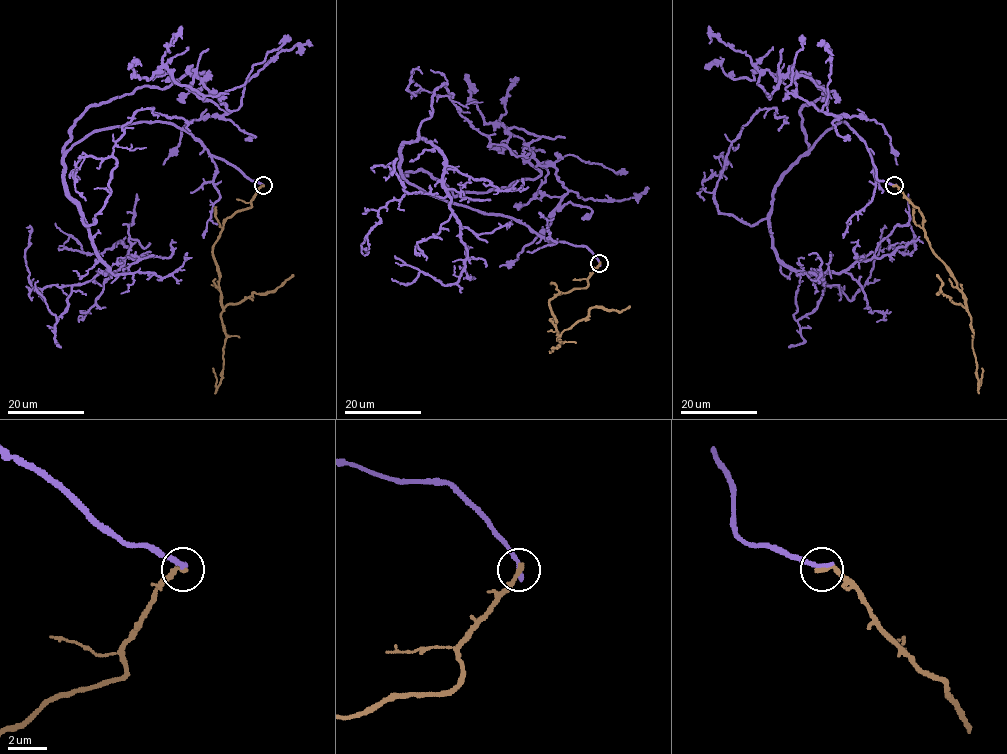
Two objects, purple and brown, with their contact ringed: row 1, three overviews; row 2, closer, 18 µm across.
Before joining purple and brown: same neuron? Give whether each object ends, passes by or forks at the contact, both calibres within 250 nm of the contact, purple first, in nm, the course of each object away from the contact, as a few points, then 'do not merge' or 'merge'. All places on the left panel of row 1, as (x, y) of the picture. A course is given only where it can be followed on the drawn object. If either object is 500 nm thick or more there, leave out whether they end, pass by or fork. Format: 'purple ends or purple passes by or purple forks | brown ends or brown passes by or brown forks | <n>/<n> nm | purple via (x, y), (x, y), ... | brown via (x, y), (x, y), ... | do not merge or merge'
purple ends | brown ends | 260/260 nm | purple via (262, 185), (165, 123), (64, 145), (90, 106), (204, 71), (193, 74), (231, 111), (191, 120), (163, 164) | brown via (262, 185), (249, 208), (226, 219), (212, 249), (226, 340), (217, 387), (212, 368) | do not merge

